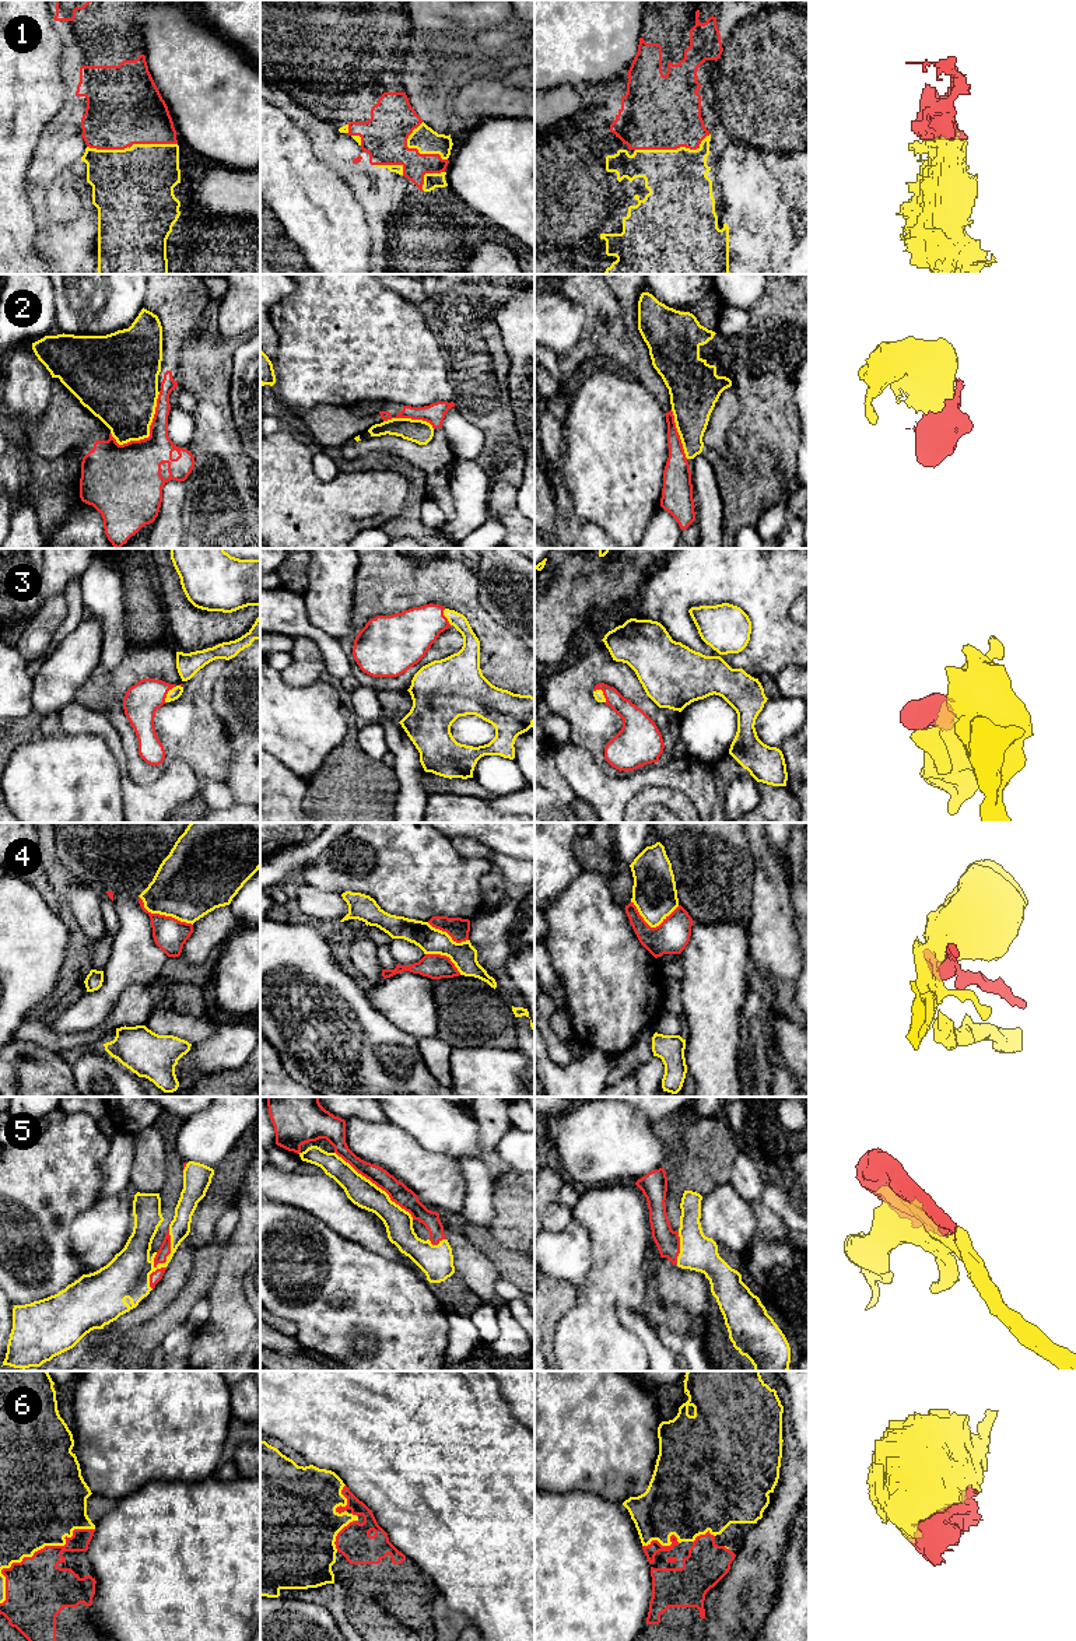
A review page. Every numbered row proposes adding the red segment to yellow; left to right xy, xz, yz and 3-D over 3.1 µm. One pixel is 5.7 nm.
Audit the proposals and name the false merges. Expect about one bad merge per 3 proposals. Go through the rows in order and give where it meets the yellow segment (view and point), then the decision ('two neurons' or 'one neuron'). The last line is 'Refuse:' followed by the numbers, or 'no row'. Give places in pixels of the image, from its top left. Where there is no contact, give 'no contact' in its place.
1: xy (133, 144) | one neuron
2: xy (149, 428) | two neurons
3: yz (602, 693) | one neuron
4: xy (163, 914) | two neurons
5: xy (167, 1261) | one neuron
6: xy (34, 1552) | one neuron
Refuse: 2, 4

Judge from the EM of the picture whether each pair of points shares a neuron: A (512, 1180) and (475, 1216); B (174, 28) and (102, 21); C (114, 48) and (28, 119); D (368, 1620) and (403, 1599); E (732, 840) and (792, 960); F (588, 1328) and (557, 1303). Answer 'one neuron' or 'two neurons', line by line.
A: two neurons
B: two neurons
C: two neurons
D: one neuron
E: two neurons
F: two neurons

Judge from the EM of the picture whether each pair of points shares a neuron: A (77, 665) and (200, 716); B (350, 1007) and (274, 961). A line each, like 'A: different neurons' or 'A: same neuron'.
A: different neurons
B: same neuron

